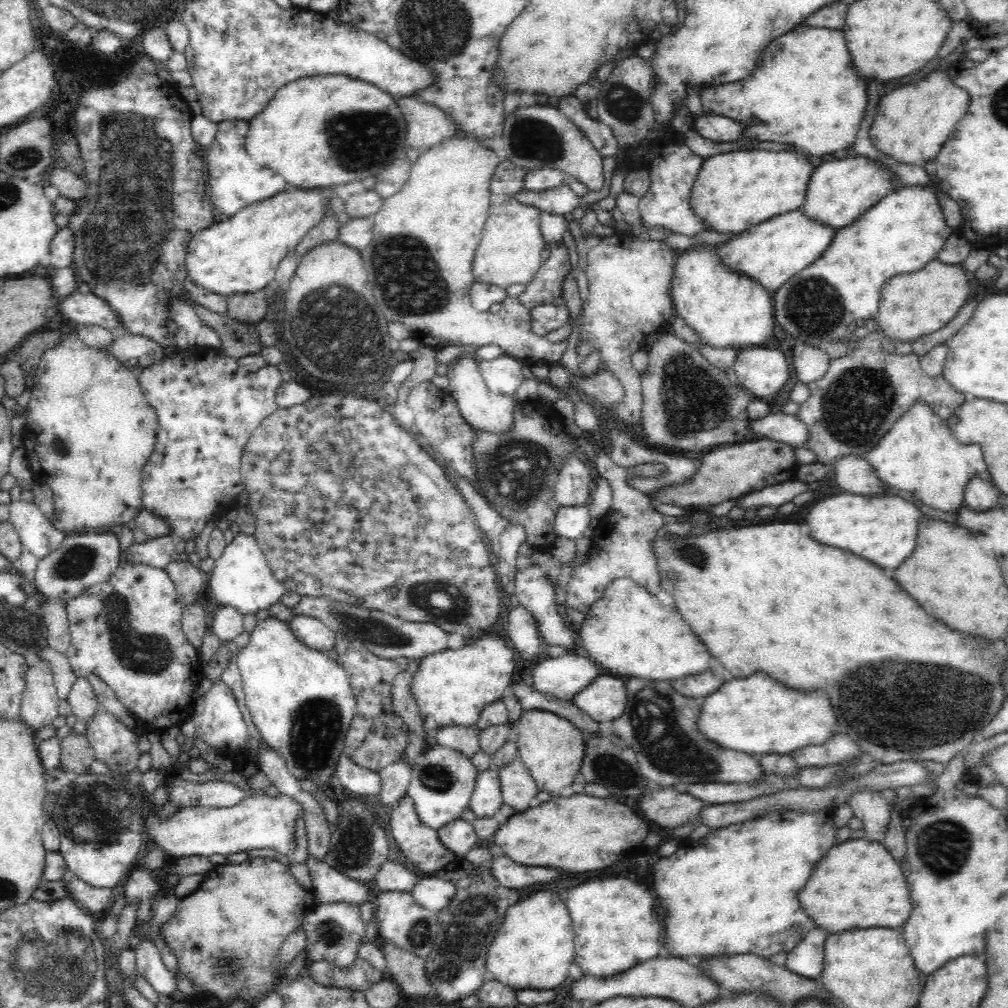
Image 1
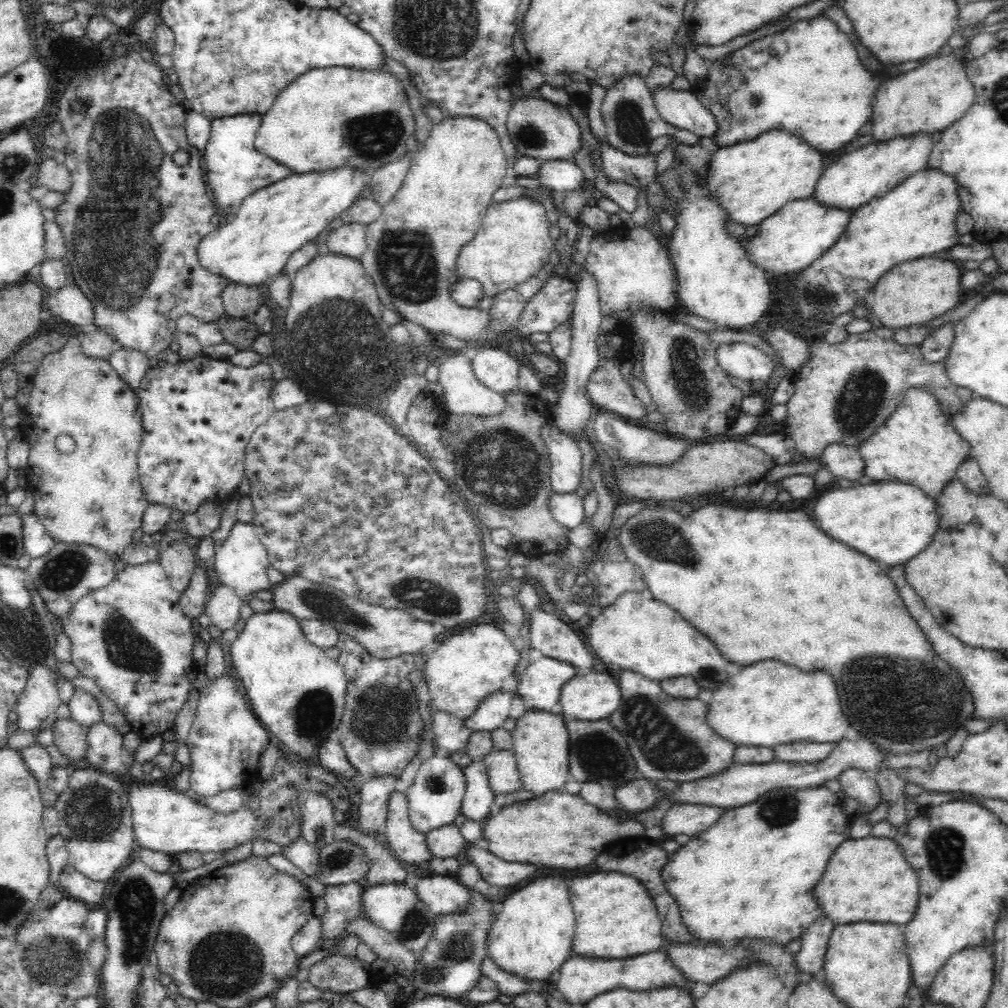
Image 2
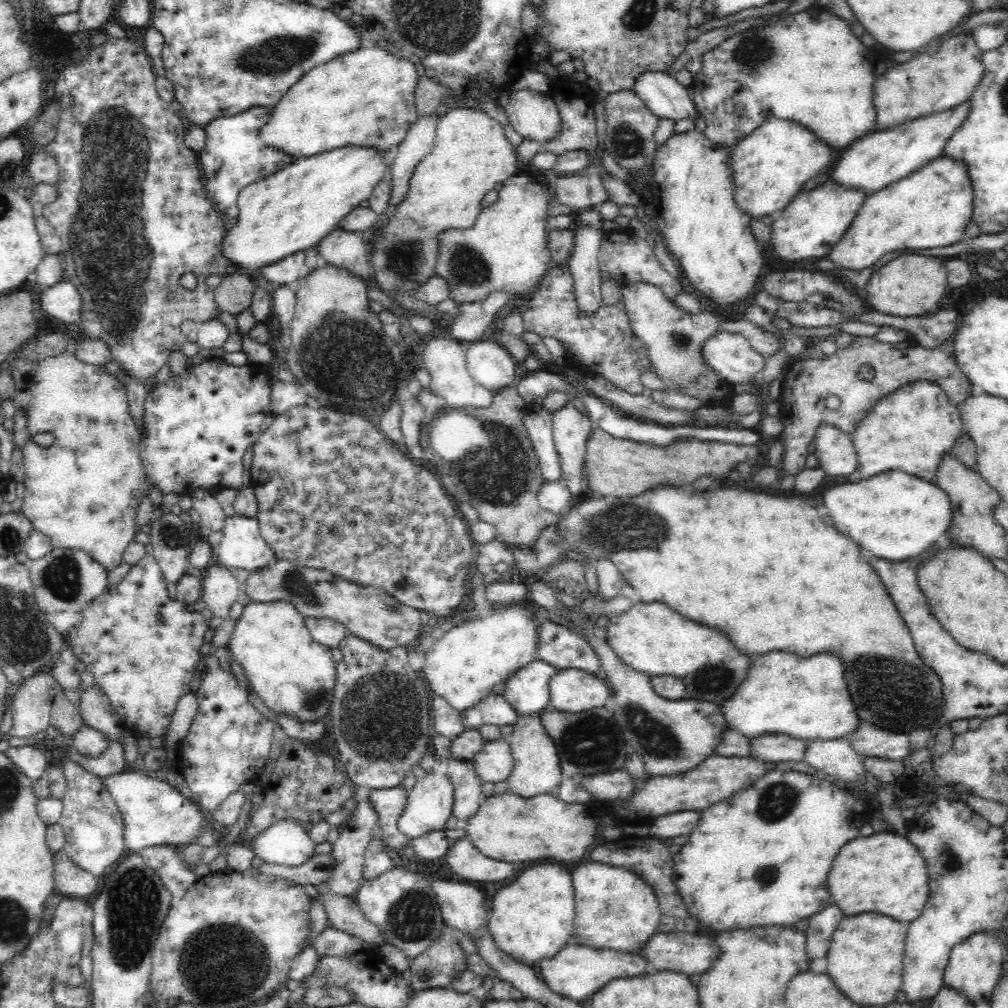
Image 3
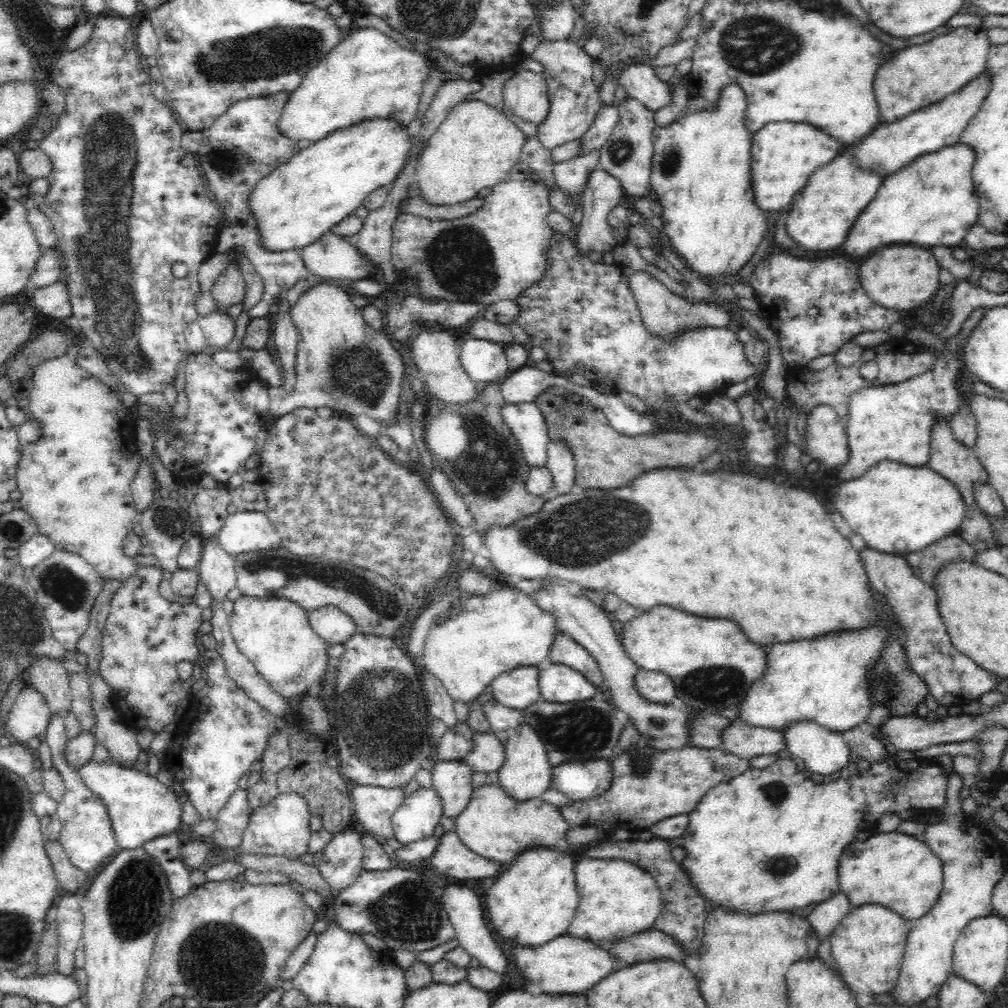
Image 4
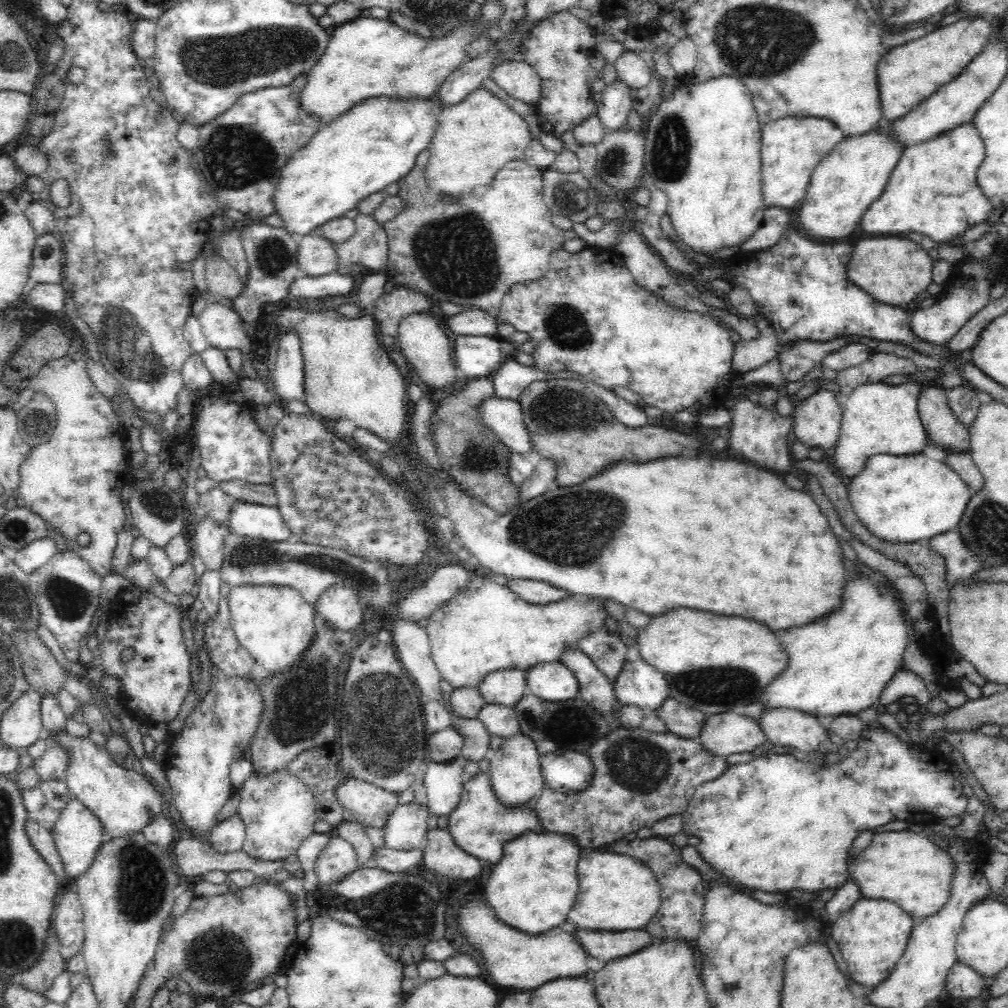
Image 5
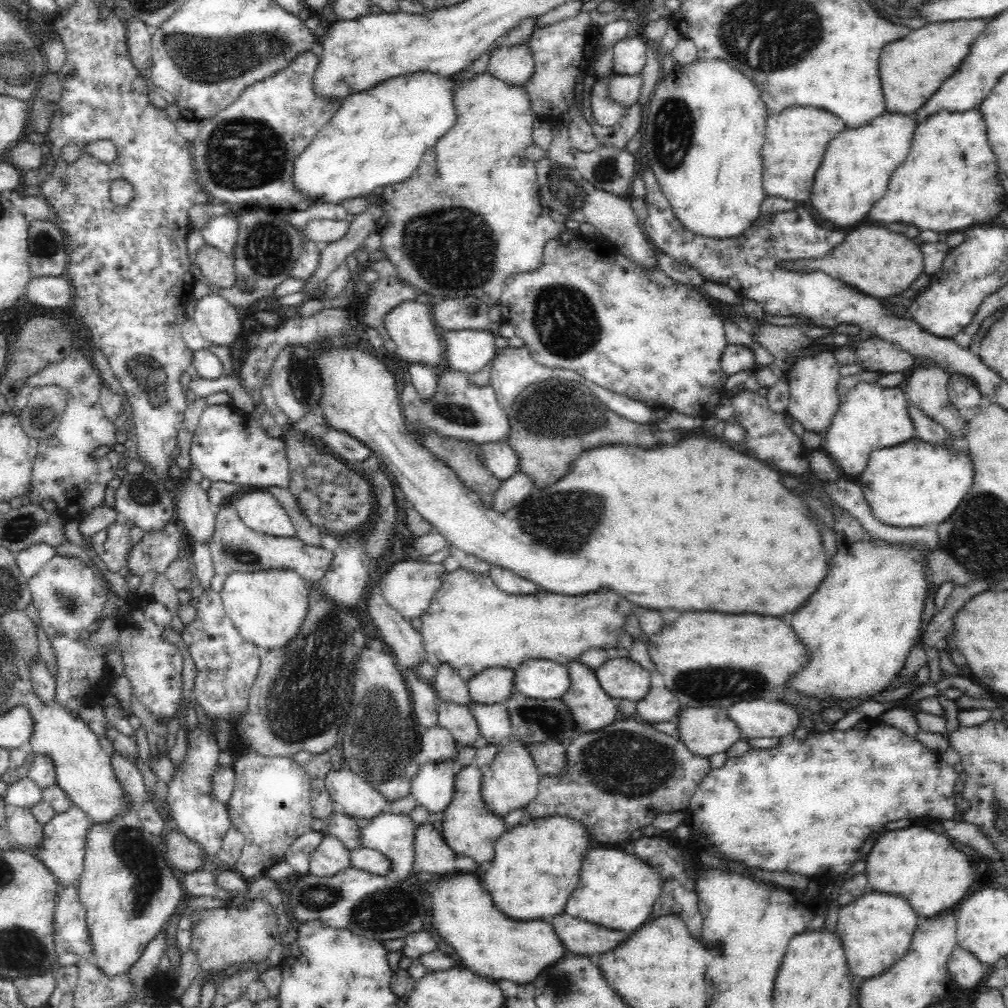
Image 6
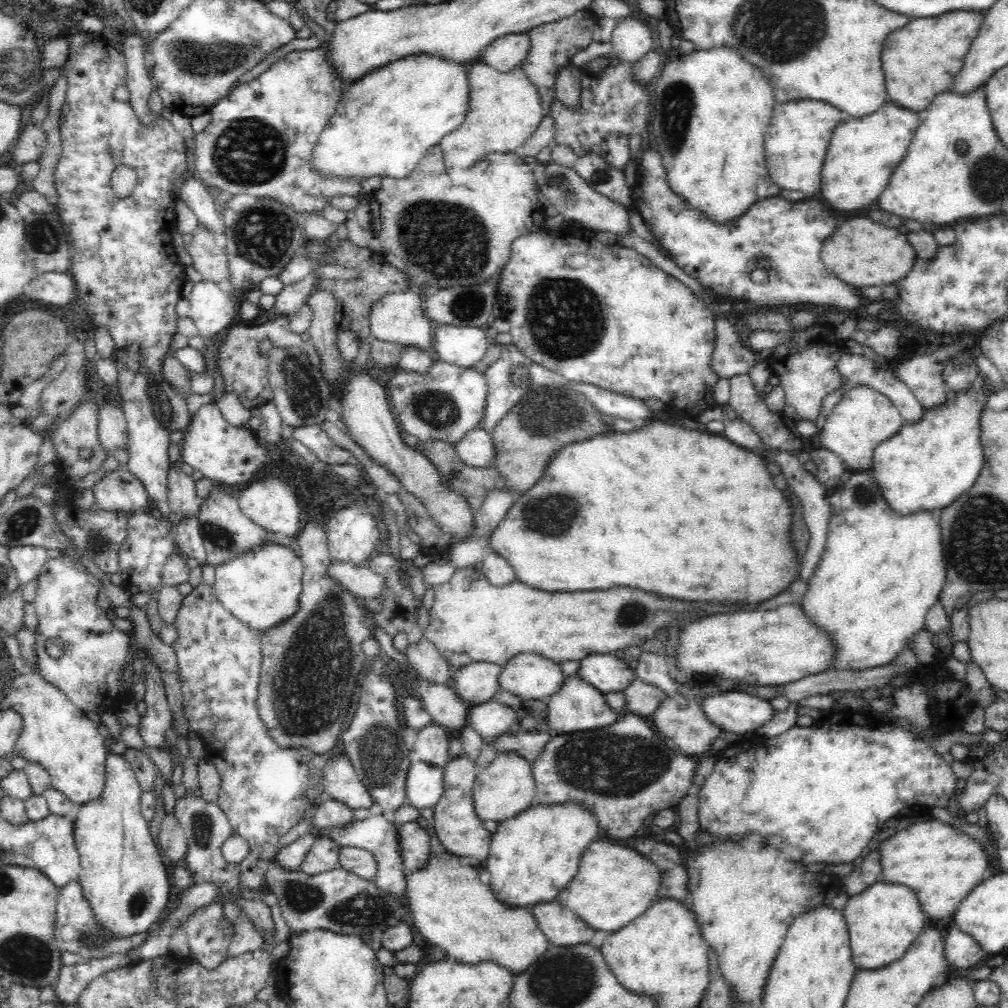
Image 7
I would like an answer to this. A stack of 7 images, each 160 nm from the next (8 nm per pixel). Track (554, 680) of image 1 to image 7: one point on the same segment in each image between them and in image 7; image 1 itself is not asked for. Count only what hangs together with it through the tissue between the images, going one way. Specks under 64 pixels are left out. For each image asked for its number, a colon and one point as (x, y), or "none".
2: (539, 687)
3: (527, 691)
4: (518, 688)
5: (505, 687)
6: (493, 685)
7: (475, 682)

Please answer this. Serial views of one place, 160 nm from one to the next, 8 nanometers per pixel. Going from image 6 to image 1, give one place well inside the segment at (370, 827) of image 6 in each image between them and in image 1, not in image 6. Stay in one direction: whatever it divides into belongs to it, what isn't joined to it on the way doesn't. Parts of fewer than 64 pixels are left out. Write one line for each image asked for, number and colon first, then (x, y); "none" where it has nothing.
1: (442, 780)
2: (434, 799)
3: (429, 805)
4: (419, 813)
5: (406, 828)

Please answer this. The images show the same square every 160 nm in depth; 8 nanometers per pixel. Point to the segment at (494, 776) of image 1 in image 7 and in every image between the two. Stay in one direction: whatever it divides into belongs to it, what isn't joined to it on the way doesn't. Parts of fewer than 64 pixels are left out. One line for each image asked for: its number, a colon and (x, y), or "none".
2: (477, 799)
3: (467, 793)
4: (450, 779)
5: (442, 781)
6: (433, 786)
7: (423, 786)

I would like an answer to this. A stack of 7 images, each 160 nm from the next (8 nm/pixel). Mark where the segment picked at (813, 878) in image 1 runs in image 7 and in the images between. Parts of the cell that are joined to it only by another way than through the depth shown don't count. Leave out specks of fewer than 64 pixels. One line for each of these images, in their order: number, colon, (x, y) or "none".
2: (868, 878)
3: (884, 873)
4: (897, 871)
5: (903, 867)
6: (926, 868)
7: (941, 864)

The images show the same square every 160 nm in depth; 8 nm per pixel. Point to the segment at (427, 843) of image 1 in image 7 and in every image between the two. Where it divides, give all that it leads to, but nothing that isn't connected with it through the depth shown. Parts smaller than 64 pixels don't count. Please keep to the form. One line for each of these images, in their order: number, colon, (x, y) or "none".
2: (408, 844)
3: (388, 803)
4: (373, 806)
5: (364, 802)
6: (350, 793)
7: (340, 780)

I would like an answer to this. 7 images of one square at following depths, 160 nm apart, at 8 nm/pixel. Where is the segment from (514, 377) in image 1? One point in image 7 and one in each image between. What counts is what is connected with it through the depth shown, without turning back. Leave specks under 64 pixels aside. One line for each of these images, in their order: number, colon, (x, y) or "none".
2: (497, 370)
3: (490, 364)
4: (484, 361)
5: (475, 356)
6: (468, 350)
7: (463, 346)

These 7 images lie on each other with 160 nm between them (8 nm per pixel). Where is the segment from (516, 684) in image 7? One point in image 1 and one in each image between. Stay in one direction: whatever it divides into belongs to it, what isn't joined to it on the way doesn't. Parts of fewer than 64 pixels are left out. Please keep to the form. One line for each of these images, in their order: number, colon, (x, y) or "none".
1: (604, 698)
2: (590, 695)
3: (571, 690)
4: (557, 683)
5: (553, 681)
6: (539, 678)

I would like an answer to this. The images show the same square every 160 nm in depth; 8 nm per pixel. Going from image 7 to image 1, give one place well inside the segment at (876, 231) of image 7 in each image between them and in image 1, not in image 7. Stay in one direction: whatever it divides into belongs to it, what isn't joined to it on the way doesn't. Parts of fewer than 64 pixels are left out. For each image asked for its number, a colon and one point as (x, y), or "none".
1: (911, 305)
2: (915, 291)
3: (910, 285)
4: (899, 277)
5: (893, 269)
6: (877, 262)

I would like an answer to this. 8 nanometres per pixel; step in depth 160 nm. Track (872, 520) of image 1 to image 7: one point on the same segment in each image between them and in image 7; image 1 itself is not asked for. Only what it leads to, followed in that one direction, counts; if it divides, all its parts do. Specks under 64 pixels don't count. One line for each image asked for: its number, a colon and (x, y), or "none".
2: (891, 522)
3: (896, 516)
4: (898, 509)
5: (901, 499)
6: (914, 484)
7: (926, 465)

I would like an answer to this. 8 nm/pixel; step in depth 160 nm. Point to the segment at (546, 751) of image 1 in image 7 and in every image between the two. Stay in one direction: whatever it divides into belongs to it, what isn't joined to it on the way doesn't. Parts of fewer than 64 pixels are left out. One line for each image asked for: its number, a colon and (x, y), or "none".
2: (540, 740)
3: (536, 770)
4: (525, 774)
5: (515, 775)
6: (510, 782)
7: (505, 788)

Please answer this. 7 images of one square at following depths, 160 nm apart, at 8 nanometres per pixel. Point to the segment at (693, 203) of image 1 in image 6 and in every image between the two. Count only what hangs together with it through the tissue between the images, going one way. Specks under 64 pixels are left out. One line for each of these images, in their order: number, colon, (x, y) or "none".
2: (751, 180)
3: (770, 166)
4: (783, 155)
5: (791, 147)
6: (796, 140)

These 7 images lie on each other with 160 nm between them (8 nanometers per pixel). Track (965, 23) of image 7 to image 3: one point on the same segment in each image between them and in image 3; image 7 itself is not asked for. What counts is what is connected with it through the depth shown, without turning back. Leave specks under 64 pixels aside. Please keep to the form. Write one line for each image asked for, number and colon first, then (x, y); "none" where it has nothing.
3: (928, 83)
4: (917, 76)
5: (908, 74)
6: (912, 69)

